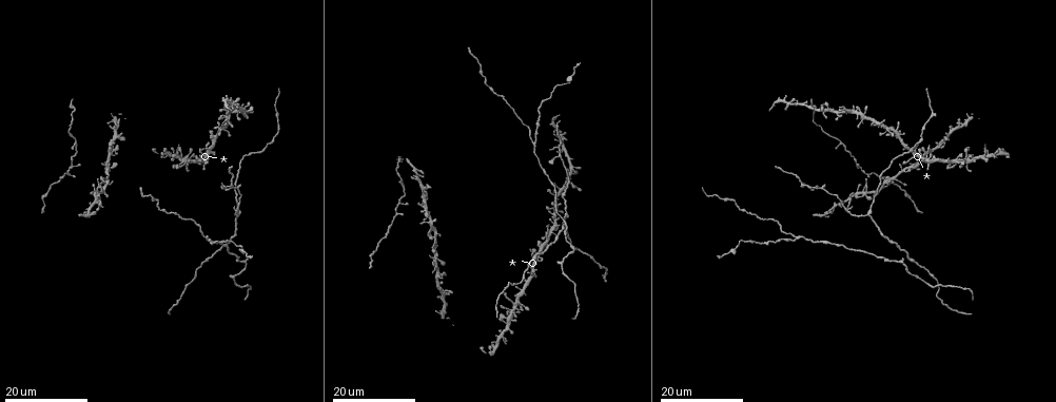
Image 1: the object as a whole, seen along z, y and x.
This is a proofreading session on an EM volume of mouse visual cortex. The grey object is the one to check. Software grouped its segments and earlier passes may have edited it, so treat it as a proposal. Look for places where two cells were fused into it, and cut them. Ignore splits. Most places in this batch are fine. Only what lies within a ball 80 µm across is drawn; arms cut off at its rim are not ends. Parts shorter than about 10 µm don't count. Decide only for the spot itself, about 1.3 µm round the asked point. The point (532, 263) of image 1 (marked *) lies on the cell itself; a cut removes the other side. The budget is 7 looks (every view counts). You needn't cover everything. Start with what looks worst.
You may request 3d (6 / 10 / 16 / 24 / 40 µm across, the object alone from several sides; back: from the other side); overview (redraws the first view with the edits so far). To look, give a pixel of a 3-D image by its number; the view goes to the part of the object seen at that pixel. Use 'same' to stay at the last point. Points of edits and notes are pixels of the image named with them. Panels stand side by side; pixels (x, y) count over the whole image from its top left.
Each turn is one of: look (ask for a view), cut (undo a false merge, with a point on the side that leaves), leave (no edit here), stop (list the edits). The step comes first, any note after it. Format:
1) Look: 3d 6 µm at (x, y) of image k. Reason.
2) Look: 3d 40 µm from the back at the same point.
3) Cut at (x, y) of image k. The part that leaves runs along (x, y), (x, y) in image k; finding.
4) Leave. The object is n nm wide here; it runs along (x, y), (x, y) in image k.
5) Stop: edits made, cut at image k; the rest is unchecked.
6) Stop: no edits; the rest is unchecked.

Look: 3d 16 µm at (69, 174) of image 1. Small branch off a trunk.

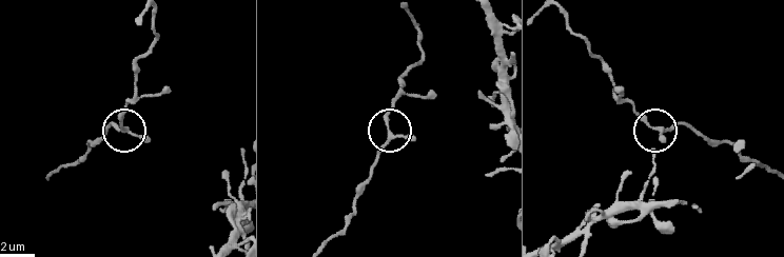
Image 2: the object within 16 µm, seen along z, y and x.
Look: 3d 10 µm at (662, 130) of image 2.

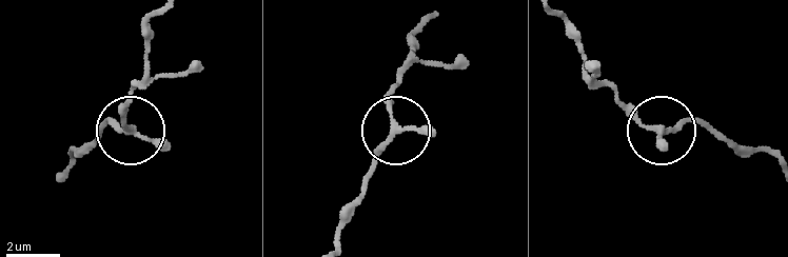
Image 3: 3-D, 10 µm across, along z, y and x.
Leave. The object is 200 nm wide here; all the same cell.

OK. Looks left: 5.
Look: 3d 16 µm at (867, 212) of image 1. Three-way junction.

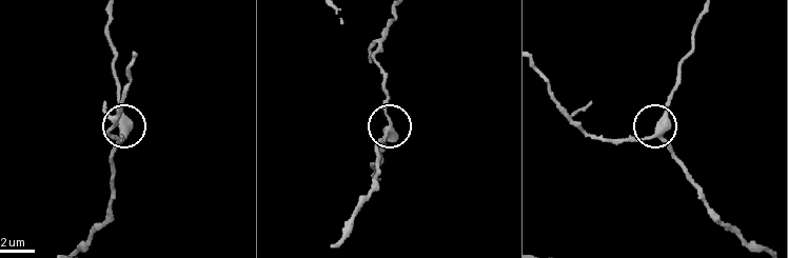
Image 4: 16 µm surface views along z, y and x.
Look: 3d 6 µm at (123, 136) of image 4.

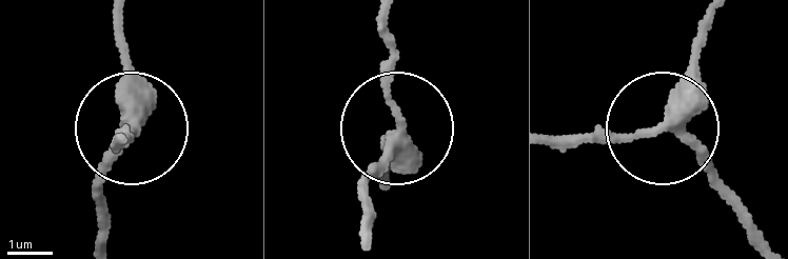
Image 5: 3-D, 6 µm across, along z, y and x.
Leave. The object is 330 nm wide here; continuous, no second cell.

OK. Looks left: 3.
Look: 3d 24 µm at (224, 130) of image 1.

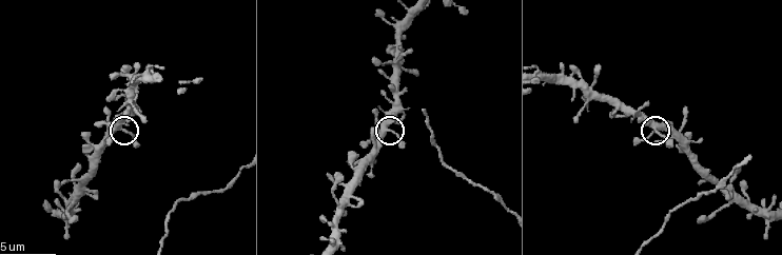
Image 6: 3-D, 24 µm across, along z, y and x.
Look: 3d 6 µm at (121, 130) of image 6.

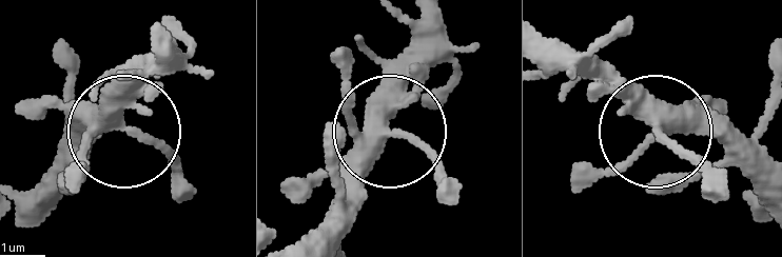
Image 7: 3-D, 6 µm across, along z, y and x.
Leave. The side arm is 37 µm long; one cell here.

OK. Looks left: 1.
Stop: no edits; the rest is unchecked.

